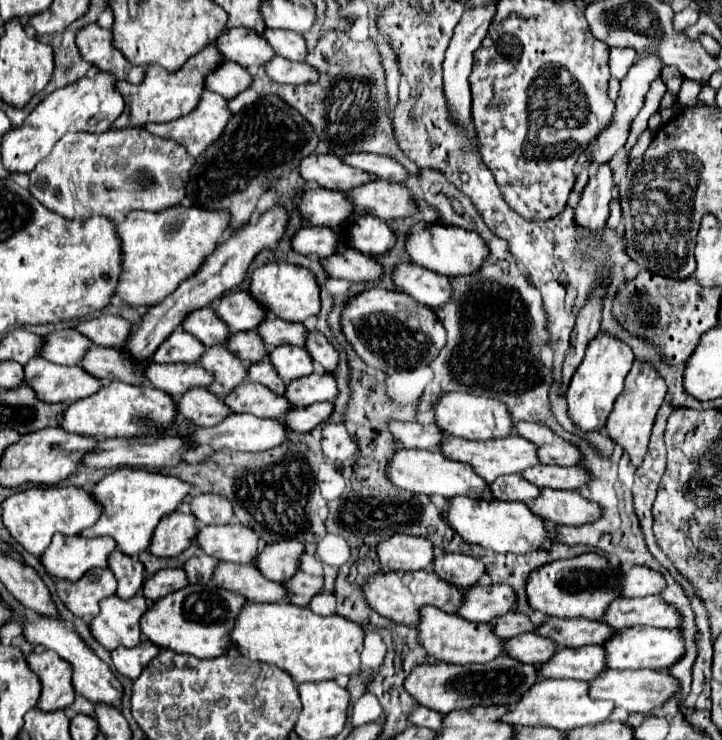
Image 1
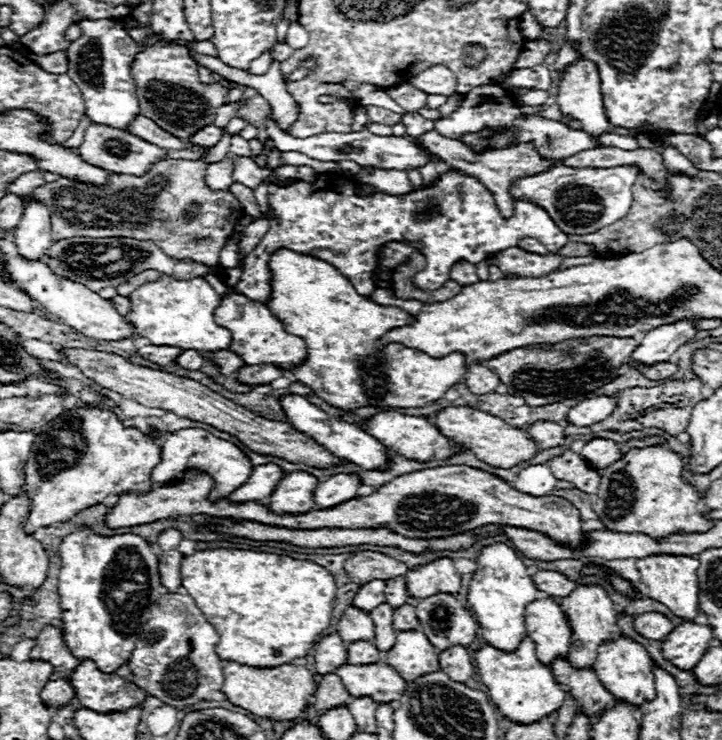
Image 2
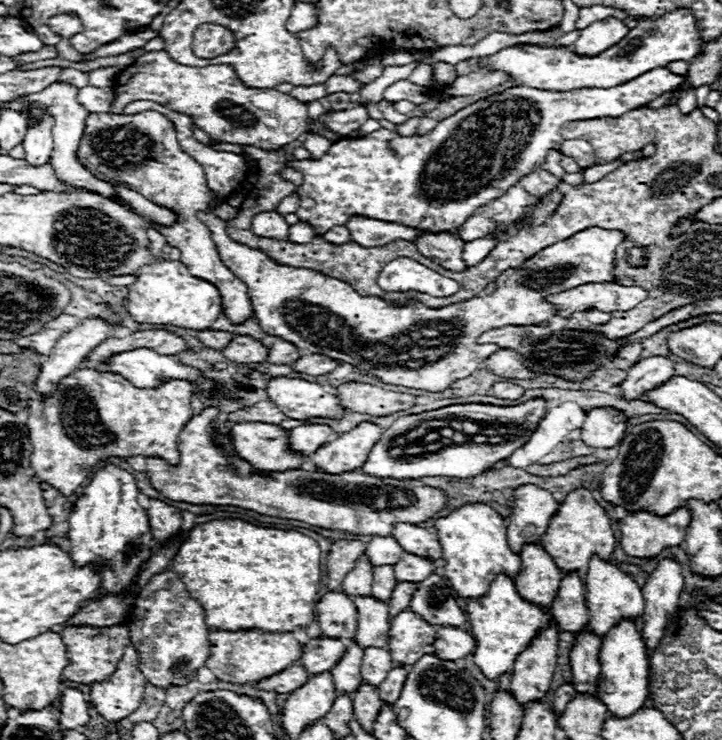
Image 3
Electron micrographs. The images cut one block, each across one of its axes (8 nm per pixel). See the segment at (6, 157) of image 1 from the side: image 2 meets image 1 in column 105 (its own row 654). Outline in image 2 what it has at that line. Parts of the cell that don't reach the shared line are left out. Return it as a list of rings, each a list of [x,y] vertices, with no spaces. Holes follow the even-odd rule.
[[[78,530],[68,534],[60,544],[62,568],[60,568],[60,582],[58,594],[62,600],[62,622],[66,634],[66,646],[72,656],[80,660],[94,660],[102,672],[116,672],[124,662],[130,660],[132,650],[136,648],[136,636],[146,622],[146,612],[150,606],[166,592],[160,584],[158,574],[158,558],[152,546],[136,536],[136,534],[122,534],[122,536],[98,536],[90,530]]]

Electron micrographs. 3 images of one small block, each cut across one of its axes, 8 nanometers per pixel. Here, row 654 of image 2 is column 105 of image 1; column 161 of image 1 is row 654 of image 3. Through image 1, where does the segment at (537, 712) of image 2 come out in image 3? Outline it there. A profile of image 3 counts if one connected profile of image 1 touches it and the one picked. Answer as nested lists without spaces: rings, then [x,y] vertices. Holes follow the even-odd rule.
[[[504,574],[490,584],[488,596],[466,600],[466,614],[476,640],[474,664],[488,680],[496,680],[502,674],[512,674],[518,654],[522,654],[530,642],[550,626],[550,614],[544,614],[538,606],[522,600],[514,582]]]

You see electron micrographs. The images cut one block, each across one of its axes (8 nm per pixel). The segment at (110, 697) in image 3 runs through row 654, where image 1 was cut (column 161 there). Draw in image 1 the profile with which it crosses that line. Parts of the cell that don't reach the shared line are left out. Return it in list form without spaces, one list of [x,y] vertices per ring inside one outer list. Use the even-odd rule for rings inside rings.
[[[204,90],[202,92],[202,98],[196,106],[196,110],[192,110],[190,114],[182,116],[182,118],[176,118],[172,122],[166,122],[166,124],[146,124],[142,126],[144,130],[148,130],[150,134],[154,136],[162,136],[162,138],[170,138],[182,146],[186,146],[186,152],[196,158],[200,156],[212,142],[216,142],[224,130],[224,126],[228,124],[230,120],[230,112],[226,110],[226,100],[220,96],[220,94],[214,94],[214,92],[208,92]]]

